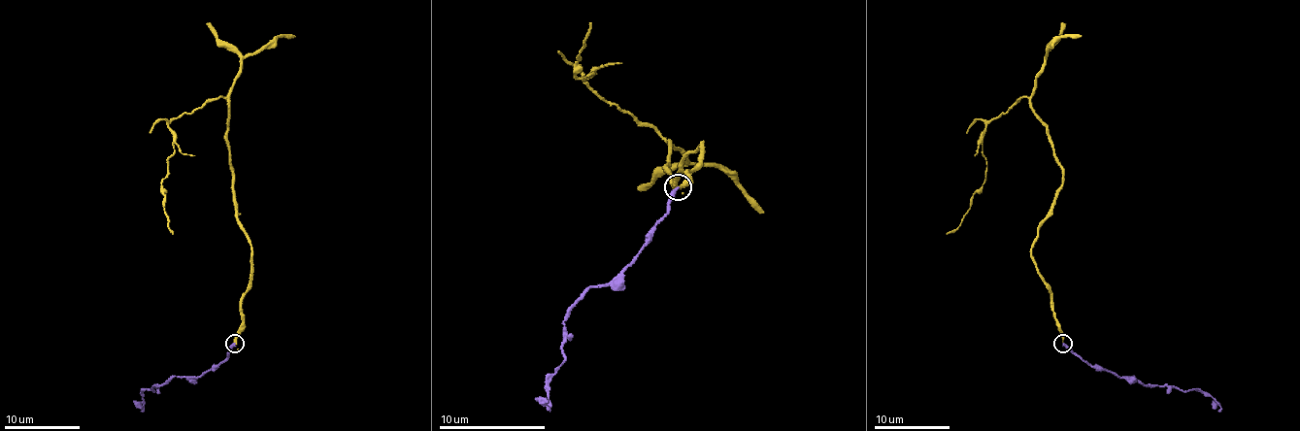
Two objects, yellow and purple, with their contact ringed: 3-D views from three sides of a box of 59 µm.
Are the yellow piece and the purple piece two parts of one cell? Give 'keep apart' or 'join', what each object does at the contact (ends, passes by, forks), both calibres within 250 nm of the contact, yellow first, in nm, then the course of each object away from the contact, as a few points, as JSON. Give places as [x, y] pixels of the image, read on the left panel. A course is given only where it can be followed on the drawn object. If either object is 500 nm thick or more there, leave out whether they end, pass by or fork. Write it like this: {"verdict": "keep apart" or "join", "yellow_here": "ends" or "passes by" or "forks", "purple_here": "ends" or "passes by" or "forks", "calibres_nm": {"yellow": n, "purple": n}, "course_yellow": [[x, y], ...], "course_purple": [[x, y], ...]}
{"verdict": "keep apart", "yellow_here": "ends", "purple_here": "ends", "calibres_nm": {"yellow": 200, "purple": 280}, "course_yellow": [[235, 344], [252, 254], [237, 216], [223, 97], [182, 113], [169, 125], [175, 154], [161, 186], [173, 234]], "course_purple": [[235, 344], [216, 368], [195, 378], [173, 378], [153, 387], [153, 391], [144, 389], [142, 412]]}

